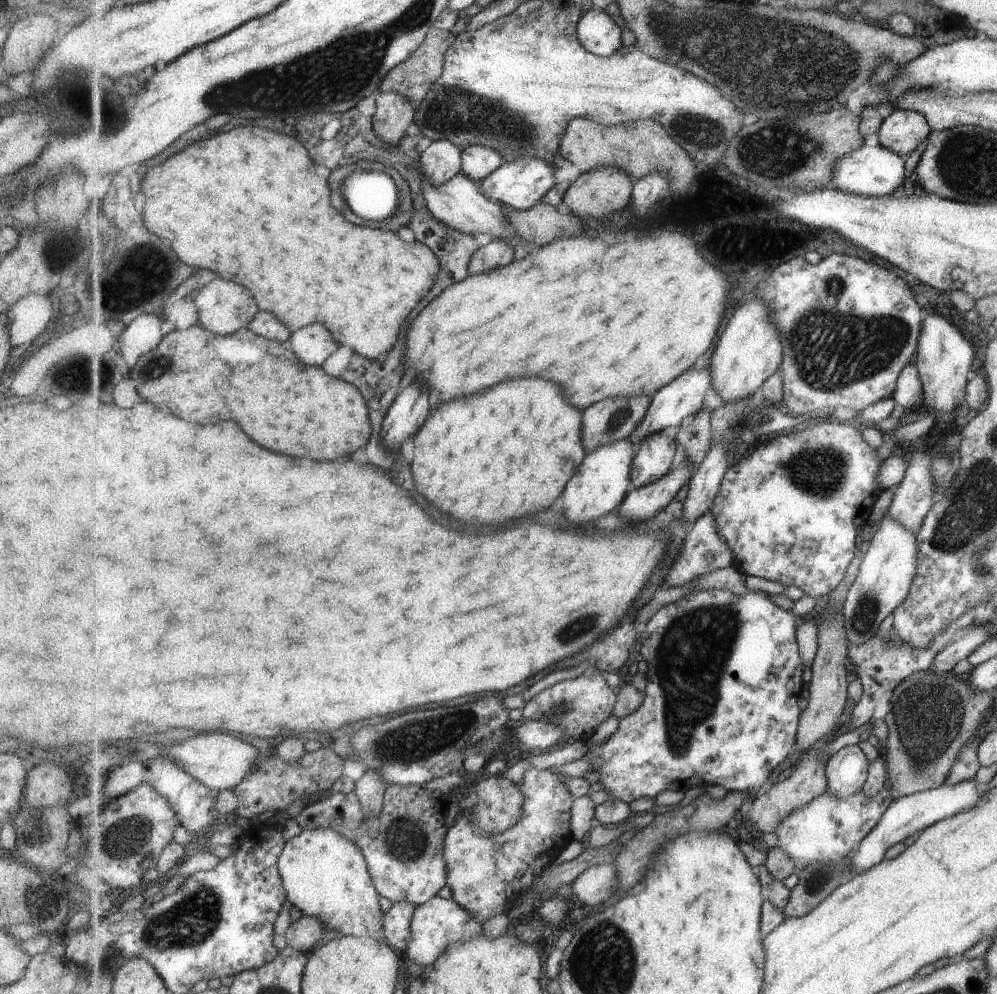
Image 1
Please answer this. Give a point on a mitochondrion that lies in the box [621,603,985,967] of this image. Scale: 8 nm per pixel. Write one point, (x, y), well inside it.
(928, 722)

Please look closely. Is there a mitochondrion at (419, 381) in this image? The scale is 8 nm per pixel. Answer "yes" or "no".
no

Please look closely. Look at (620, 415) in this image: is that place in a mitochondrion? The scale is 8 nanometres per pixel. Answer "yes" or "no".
yes

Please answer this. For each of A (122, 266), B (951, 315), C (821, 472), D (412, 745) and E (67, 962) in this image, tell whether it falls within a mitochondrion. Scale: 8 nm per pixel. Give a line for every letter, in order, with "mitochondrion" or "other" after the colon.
A: other
B: other
C: mitochondrion
D: mitochondrion
E: other

